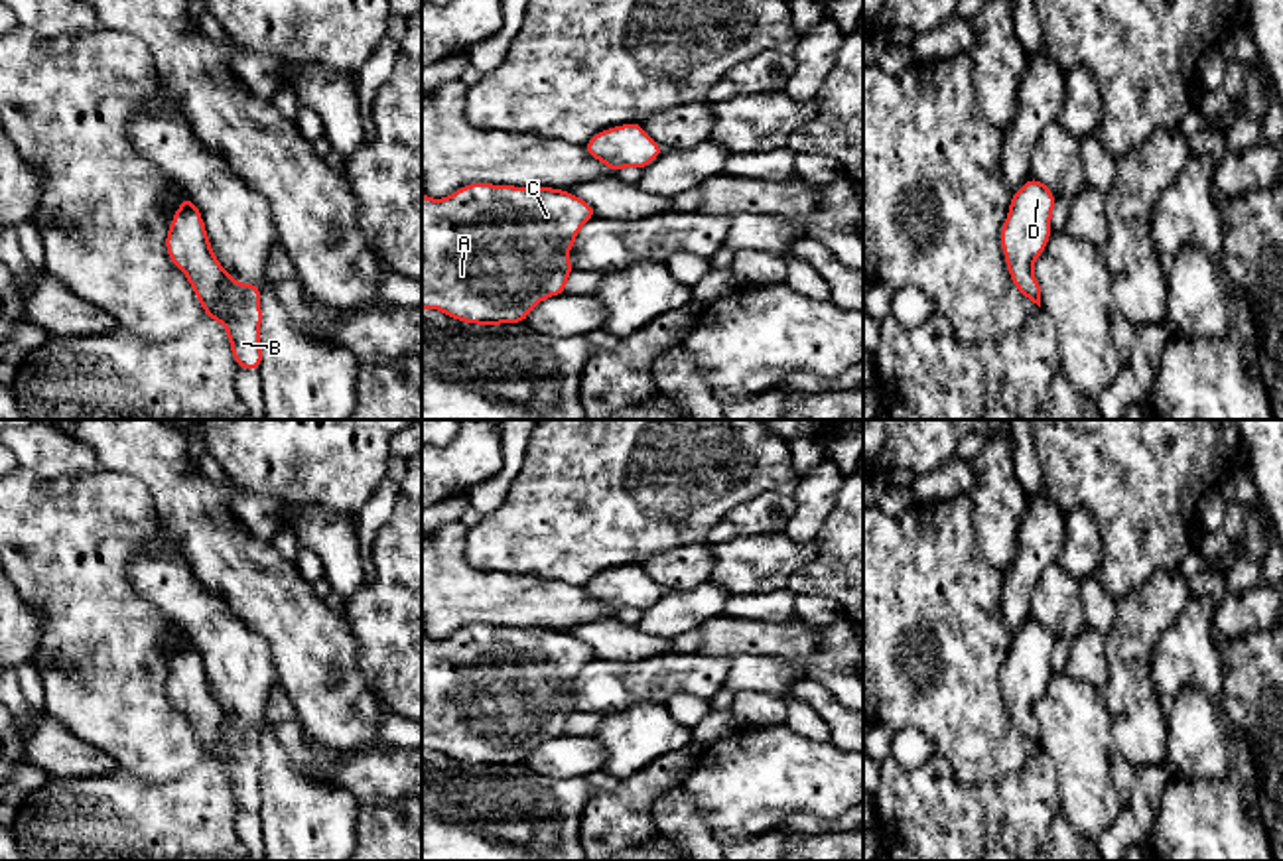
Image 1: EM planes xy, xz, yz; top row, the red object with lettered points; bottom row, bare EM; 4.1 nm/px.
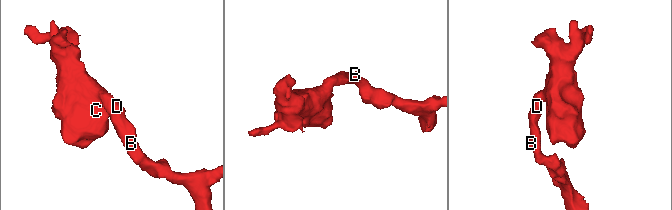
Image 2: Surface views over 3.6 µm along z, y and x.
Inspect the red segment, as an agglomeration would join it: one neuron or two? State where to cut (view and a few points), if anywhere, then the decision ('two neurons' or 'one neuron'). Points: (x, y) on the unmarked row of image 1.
no cut; one neuron

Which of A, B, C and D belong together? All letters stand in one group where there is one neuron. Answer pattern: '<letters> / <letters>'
A B C D

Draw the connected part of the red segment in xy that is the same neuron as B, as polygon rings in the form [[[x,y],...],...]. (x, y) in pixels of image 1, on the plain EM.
[[[189,636],[173,652],[166,678],[173,707],[189,721],[205,757],[227,770],[231,794],[238,810],[260,812],[260,725],[238,725],[213,695],[203,658]]]

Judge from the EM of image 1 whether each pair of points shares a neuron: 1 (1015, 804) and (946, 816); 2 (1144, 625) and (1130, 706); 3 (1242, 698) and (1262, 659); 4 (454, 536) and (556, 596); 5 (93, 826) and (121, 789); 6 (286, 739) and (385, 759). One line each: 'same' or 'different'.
1: same
2: same
3: same
4: same
5: same
6: same

